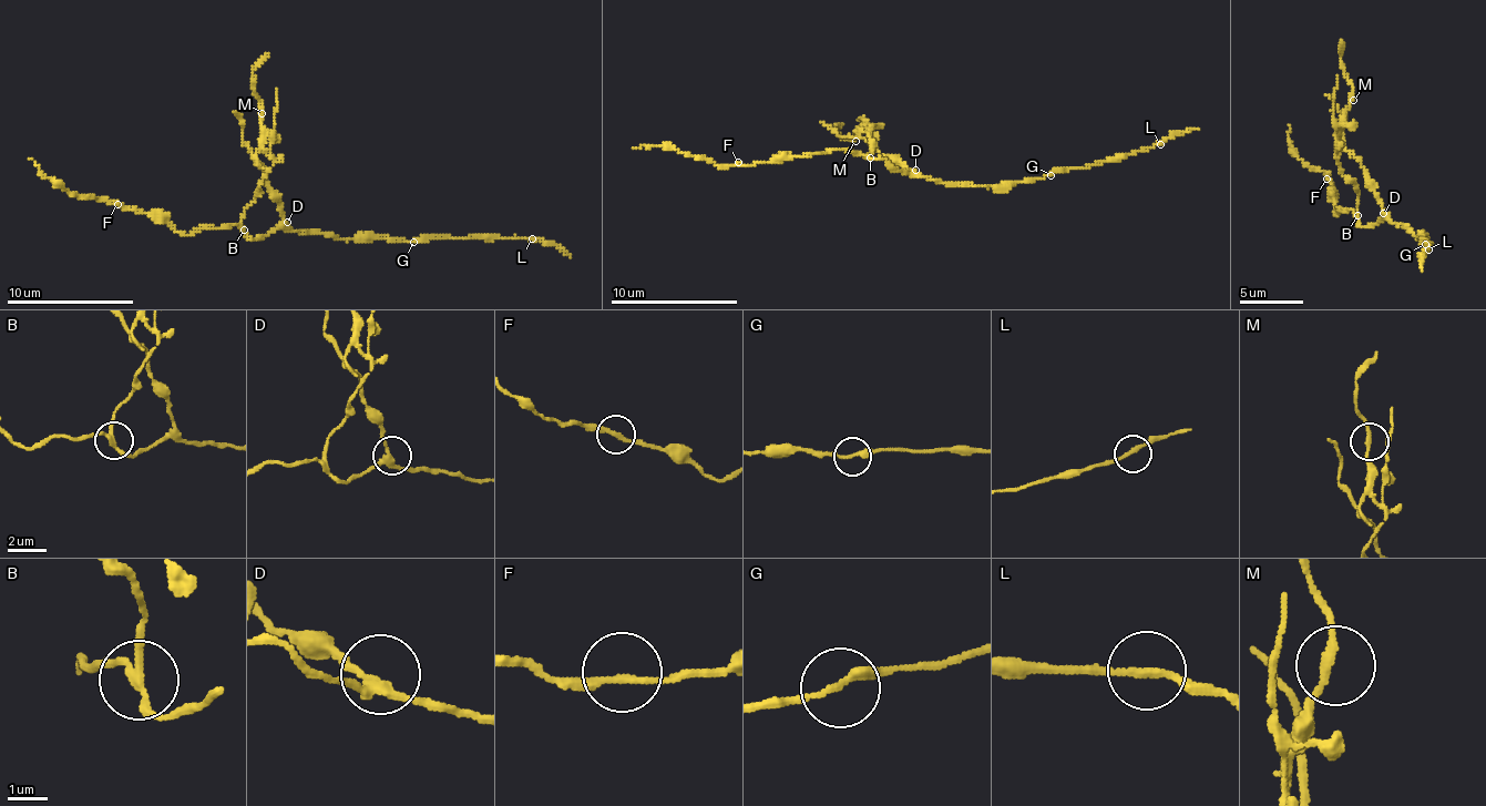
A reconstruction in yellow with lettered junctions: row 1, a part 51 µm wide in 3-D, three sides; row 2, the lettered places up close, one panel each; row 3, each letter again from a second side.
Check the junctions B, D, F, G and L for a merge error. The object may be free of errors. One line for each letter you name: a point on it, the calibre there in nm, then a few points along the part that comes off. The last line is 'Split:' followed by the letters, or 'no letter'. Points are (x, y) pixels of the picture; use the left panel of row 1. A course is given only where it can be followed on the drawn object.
B: (244, 230) | 180 nm | (244, 231), (241, 214), (266, 174), (256, 159), (262, 123), (253, 70), (268, 53)
Split: B

